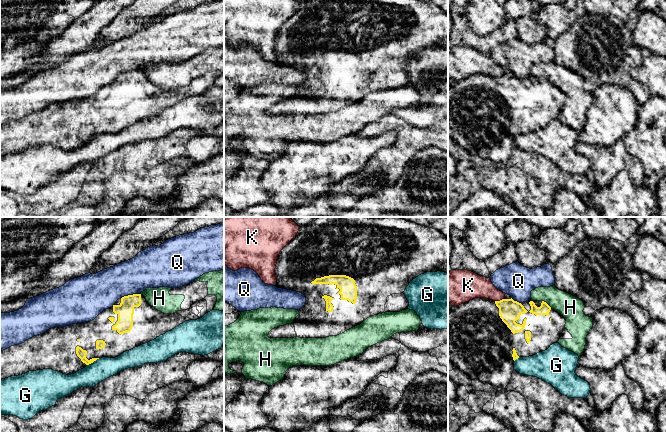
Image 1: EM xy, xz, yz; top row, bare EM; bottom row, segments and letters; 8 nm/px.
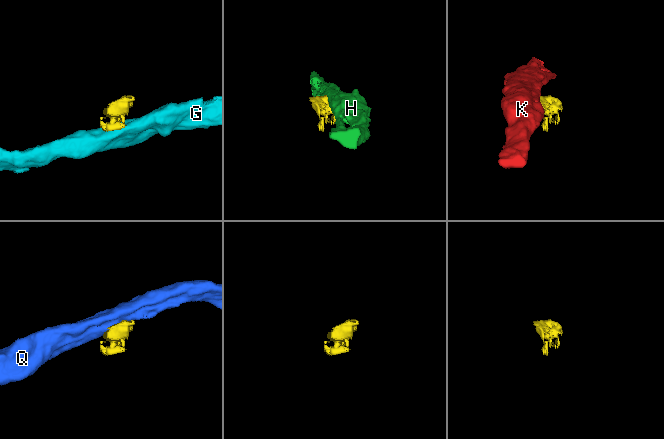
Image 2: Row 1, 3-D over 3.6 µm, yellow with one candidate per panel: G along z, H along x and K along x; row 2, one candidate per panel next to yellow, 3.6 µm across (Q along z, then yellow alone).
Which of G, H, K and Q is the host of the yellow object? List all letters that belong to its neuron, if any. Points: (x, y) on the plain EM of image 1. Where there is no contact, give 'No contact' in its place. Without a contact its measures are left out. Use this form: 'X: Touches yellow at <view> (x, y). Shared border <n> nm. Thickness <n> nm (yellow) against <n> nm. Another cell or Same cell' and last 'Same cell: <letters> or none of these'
G: Touches yellow at xy (93, 137). Shared border 120 nm. Thickness 70 nm (yellow) against 170 nm. Another cell
H: Touches yellow at yz (546, 79). Shared border 100 nm. Thickness 90 nm (yellow) against 190 nm. Another cell
K: Touches yellow at yz (500, 76). Shared border 80 nm. Thickness 180 nm (yellow) against 190 nm. Another cell
Q: Touches yellow at xy (130, 71). Shared border 160 nm. Thickness 140 nm (yellow) against 300 nm. Another cell
Same cell: none of these

